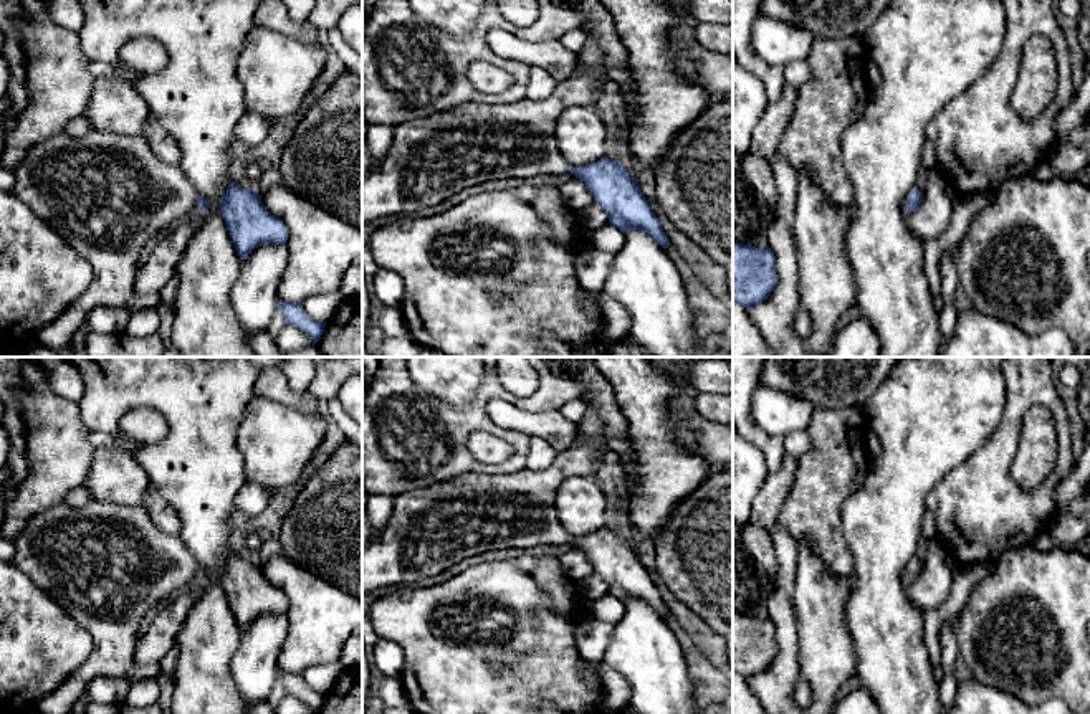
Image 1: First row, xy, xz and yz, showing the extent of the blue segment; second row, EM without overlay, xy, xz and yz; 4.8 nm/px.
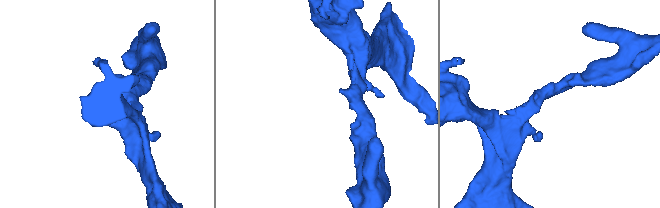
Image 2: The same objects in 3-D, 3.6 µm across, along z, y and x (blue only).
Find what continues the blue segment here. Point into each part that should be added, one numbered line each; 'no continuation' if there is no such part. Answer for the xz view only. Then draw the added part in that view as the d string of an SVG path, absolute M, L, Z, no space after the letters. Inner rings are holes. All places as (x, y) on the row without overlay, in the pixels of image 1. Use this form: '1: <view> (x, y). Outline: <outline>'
no continuation

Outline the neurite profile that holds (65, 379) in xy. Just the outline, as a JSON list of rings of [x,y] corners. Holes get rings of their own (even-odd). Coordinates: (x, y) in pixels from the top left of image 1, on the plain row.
[[[63,359],[51,370],[46,370],[51,390],[69,402],[78,403],[86,390],[79,370]]]

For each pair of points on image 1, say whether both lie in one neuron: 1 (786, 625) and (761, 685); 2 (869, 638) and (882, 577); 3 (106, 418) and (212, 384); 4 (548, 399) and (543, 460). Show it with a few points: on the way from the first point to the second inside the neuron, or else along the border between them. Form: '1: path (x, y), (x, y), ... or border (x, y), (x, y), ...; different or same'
1: path (786, 640), (786, 661), (776, 671); same
2: path (879, 623), (879, 592); same
3: path (129, 392), (139, 382), (186, 382); same
4: border (531, 438), (526, 466); different

